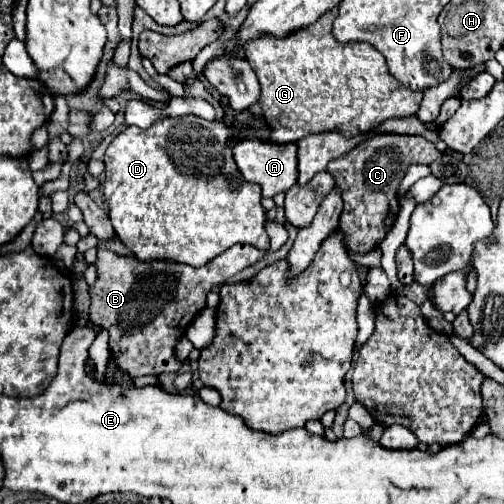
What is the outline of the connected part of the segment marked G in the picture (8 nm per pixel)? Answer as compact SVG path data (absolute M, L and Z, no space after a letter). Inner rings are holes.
M337 7L323 13L313 25L297 29L287 37L275 35L261 35L257 39L247 41L245 55L261 83L261 97L259 105L263 109L265 123L269 127L271 143L295 143L305 135L321 133L321 131L337 131L345 137L353 137L357 133L369 131L391 117L407 117L419 109L421 91L411 91L403 87L385 65L383 55L371 45L363 41L353 43L339 43L333 33L331 25L335 19Z

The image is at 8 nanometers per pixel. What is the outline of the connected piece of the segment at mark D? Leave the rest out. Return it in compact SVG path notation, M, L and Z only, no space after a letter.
M181 115L157 121L149 129L125 127L105 151L103 195L115 233L139 261L173 259L201 267L235 243L249 243L259 249L269 245L263 229L265 209L261 205L261 187L245 181L237 169L231 131L223 121Z

